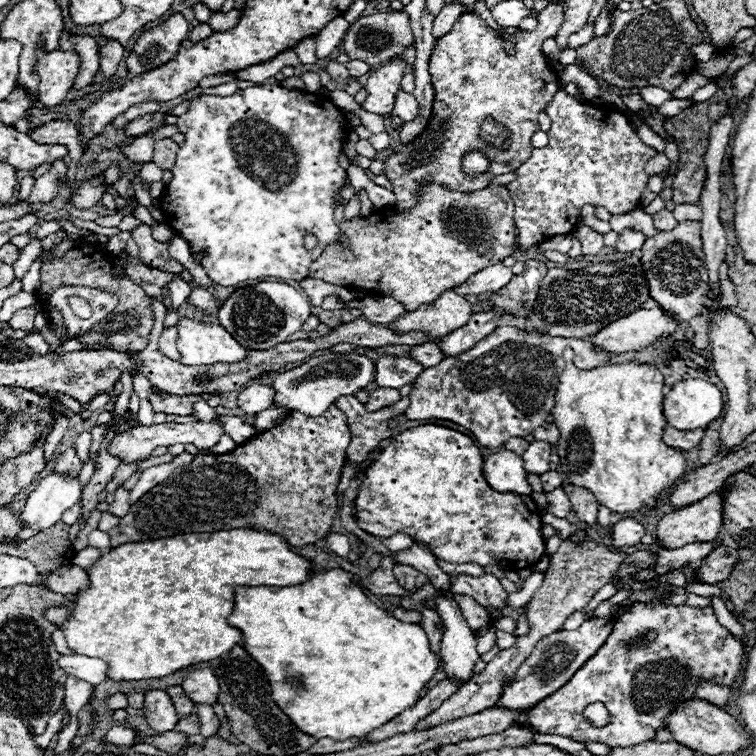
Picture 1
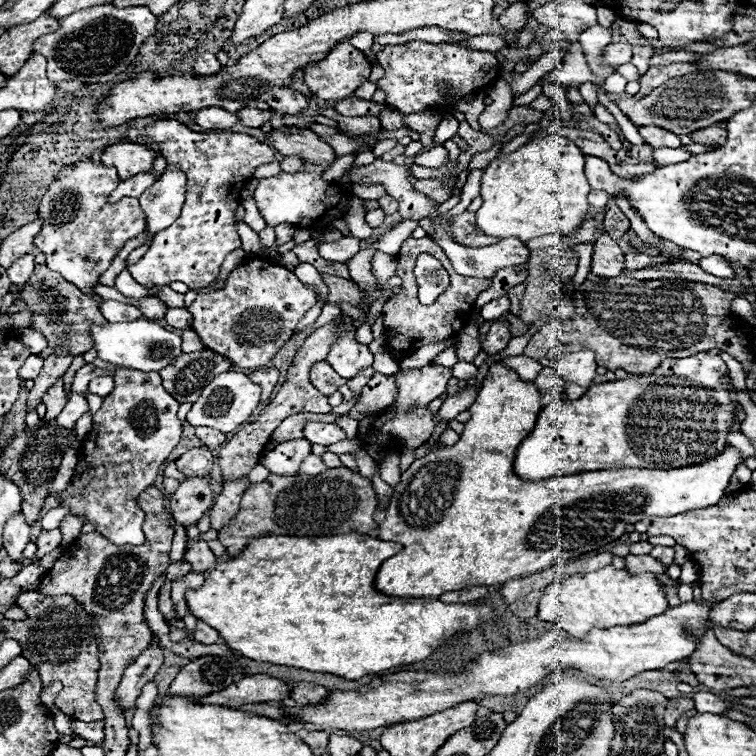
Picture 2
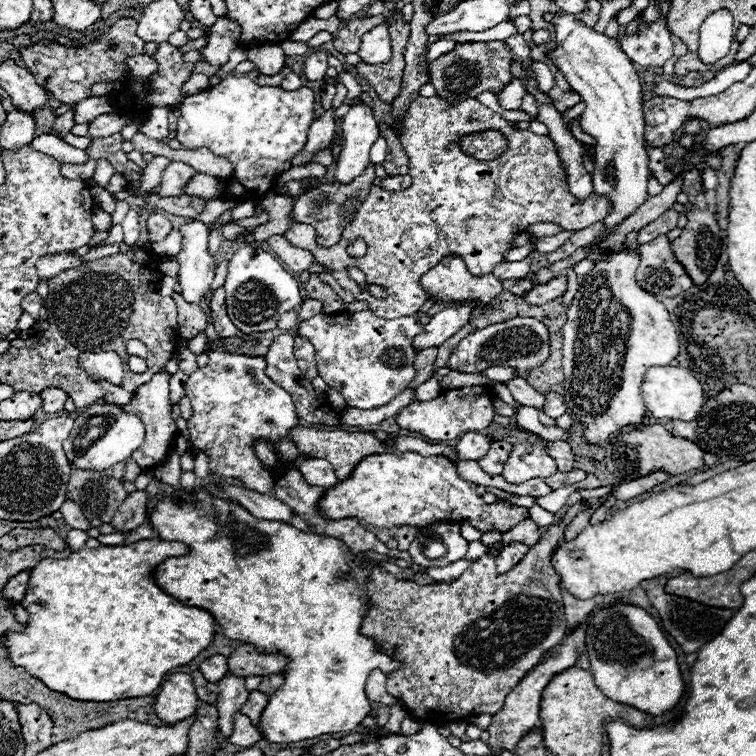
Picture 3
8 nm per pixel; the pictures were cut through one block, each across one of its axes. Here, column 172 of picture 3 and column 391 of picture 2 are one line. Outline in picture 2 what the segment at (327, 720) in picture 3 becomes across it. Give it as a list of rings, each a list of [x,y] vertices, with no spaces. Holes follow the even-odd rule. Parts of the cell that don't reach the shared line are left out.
[[[502,360],[490,364],[482,390],[468,408],[472,418],[466,422],[460,440],[452,448],[432,450],[414,460],[412,466],[402,472],[402,480],[392,492],[386,520],[380,522],[380,540],[402,544],[402,552],[380,566],[374,580],[378,592],[394,598],[438,598],[444,592],[500,584],[542,572],[562,558],[578,558],[590,550],[600,550],[602,546],[616,542],[616,538],[624,534],[626,524],[650,516],[674,516],[692,508],[718,504],[726,494],[732,472],[744,462],[736,446],[726,446],[712,460],[704,460],[704,464],[694,464],[692,468],[618,468],[522,482],[512,472],[514,450],[532,432],[540,408],[536,384],[520,380]]]

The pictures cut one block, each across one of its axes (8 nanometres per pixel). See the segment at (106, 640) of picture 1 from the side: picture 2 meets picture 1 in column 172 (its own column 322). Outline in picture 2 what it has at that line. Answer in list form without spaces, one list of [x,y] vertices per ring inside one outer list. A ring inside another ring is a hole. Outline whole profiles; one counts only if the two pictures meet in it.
[[[356,532],[338,534],[338,536],[302,536],[302,538],[300,536],[258,536],[258,538],[252,538],[238,556],[234,556],[234,558],[218,564],[216,568],[212,568],[206,574],[206,580],[204,580],[204,584],[200,588],[186,590],[188,610],[198,620],[204,620],[204,624],[216,628],[216,632],[224,638],[224,642],[232,650],[240,652],[242,656],[246,656],[250,660],[270,662],[270,664],[278,664],[278,666],[294,666],[294,668],[302,668],[302,670],[310,670],[310,672],[336,674],[336,676],[342,676],[342,678],[348,678],[348,680],[358,680],[358,678],[364,678],[368,674],[378,674],[378,672],[384,672],[384,670],[394,668],[394,666],[414,664],[414,662],[426,660],[440,644],[450,640],[456,632],[460,632],[460,630],[474,630],[478,624],[490,622],[494,618],[494,610],[488,604],[484,604],[484,606],[476,606],[476,604],[444,604],[444,602],[432,600],[432,598],[392,598],[392,596],[388,598],[388,596],[380,594],[374,588],[376,572],[378,572],[380,564],[386,558],[398,554],[400,550],[402,550],[402,546],[396,544],[396,542],[384,542],[384,540],[372,538],[368,534],[356,534]]]

